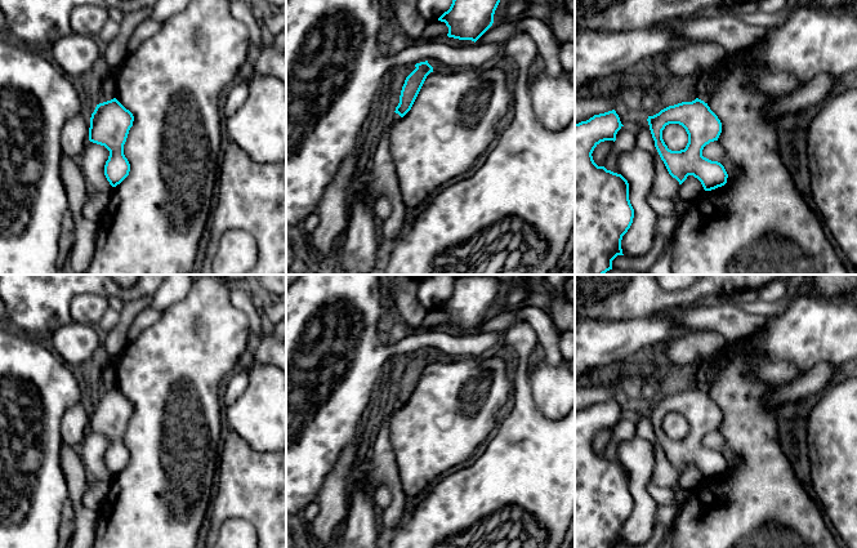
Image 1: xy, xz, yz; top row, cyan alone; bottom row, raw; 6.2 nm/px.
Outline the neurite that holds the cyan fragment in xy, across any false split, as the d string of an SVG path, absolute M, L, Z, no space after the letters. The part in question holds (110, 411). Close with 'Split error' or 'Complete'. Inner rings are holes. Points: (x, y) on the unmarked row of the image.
M116 387L97 393L90 406L89 429L110 440L104 464L112 476L120 473L130 460L130 453L124 444L124 433L133 410L133 402Z. Complete

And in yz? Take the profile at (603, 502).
M615 398L575 413L575 548L615 548L624 544L621 529L634 507L629 472L621 463L598 455L592 445L601 431L615 431L622 415Z. Complete

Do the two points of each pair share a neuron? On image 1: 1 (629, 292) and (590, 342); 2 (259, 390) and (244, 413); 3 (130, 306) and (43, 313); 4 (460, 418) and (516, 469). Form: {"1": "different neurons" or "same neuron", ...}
{"1": "different neurons", "2": "same neuron", "3": "different neurons", "4": "different neurons"}

